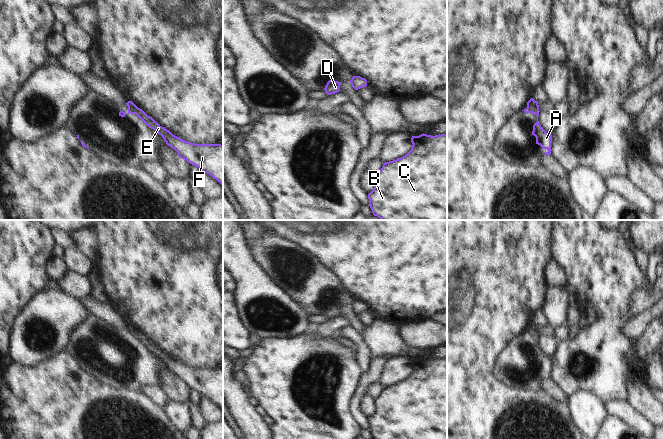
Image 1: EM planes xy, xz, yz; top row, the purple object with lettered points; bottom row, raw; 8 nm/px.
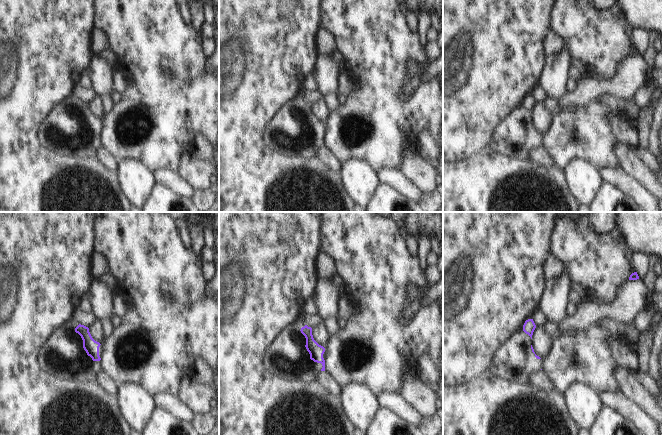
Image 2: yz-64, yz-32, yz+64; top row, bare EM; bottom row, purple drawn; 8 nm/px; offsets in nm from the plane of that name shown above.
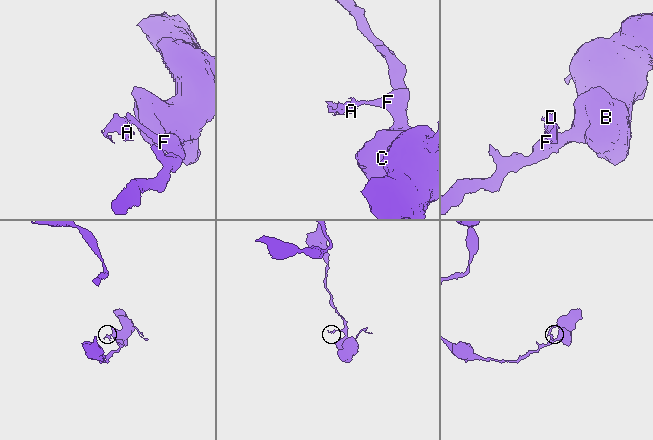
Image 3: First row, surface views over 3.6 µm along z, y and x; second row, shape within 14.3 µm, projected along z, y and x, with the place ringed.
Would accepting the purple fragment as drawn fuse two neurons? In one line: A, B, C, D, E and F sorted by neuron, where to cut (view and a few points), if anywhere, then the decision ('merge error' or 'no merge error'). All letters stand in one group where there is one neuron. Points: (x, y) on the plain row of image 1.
groups A D / B C E F; cut yz (527, 331), (532, 335), (538, 334); merge error

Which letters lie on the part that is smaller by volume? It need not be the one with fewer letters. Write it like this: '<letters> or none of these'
A, D

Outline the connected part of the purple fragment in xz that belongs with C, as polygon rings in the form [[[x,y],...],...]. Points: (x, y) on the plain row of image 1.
[[[447,358],[412,360],[412,372],[403,381],[383,388],[374,399],[374,413],[368,418],[373,439],[447,439]]]

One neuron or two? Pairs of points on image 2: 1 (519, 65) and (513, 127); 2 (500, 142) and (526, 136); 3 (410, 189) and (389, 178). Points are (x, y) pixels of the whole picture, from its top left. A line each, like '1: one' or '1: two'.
1: two
2: one
3: one

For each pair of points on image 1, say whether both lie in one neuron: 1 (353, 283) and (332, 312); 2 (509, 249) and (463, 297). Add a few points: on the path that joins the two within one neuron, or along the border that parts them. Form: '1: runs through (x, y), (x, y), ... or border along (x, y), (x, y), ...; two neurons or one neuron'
1: border along (333, 273), (341, 287), (353, 299); two neurons
2: runs through (497, 261), (473, 285); one neuron

